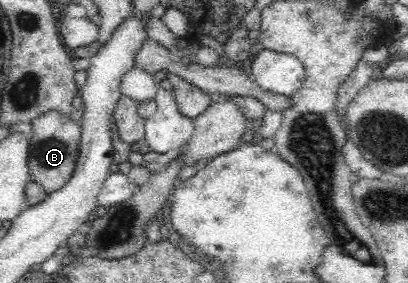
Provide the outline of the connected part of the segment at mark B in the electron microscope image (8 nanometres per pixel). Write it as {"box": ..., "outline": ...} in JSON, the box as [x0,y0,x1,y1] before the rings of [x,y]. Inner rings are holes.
{"box":[28,111,83,193],"outline":[[[47,111],[42,115],[32,119],[30,127],[32,134],[29,136],[29,151],[28,151],[28,173],[29,179],[40,184],[47,191],[52,193],[59,190],[72,176],[75,170],[77,159],[80,155],[80,148],[83,139],[83,118],[75,121],[69,115],[71,112]]]}

